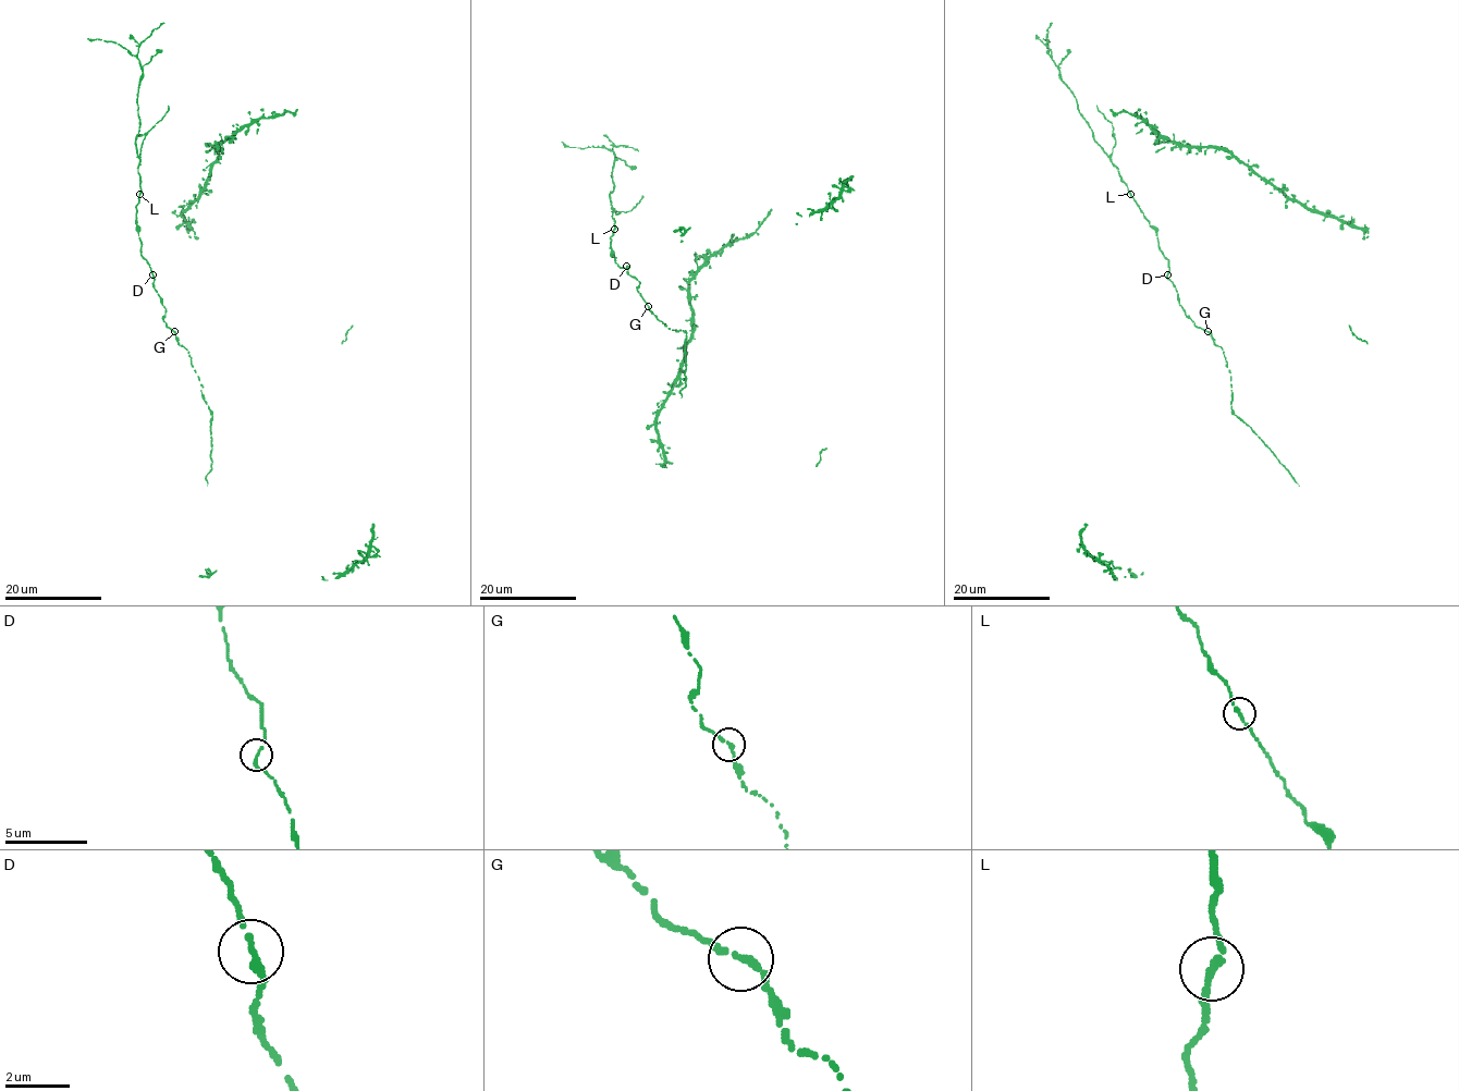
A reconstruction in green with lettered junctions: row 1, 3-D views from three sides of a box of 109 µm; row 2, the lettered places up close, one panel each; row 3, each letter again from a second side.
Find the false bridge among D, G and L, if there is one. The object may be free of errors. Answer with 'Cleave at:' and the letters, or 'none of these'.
Cleave at: none of these

